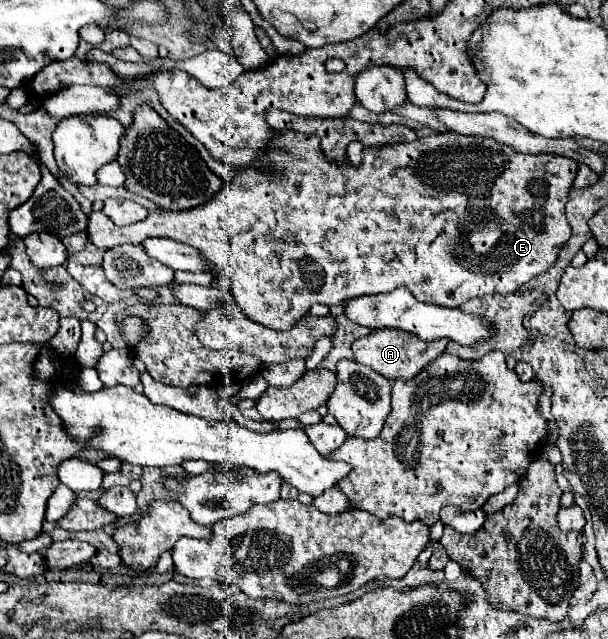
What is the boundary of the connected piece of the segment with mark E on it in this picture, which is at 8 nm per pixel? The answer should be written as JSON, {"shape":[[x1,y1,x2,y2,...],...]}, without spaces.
{"shape":[[273,131,271,143,261,151,257,157,257,165,235,169,235,179,225,185,215,197,211,197,205,205,197,205,197,209,185,209,185,211,153,211,145,221,135,223,131,227,117,227,113,221,101,211,91,213,87,237,95,245,109,249,121,243,133,243,139,245,145,237,167,237,181,241,185,245,193,245,201,257,205,257,205,263,221,275,221,281,229,281,229,287,235,295,237,305,243,309,243,313,269,329,285,331,295,325,299,317,303,317,313,303,323,305,341,305,343,301,351,297,361,295,377,295,377,293,391,293,397,287,409,287,411,293,423,301,443,307,461,307,461,303,485,295,509,295,517,291,523,283,537,277,545,269,549,269,565,241,571,237,571,227,567,227,565,217,565,205,569,199,569,191,573,187,577,175,577,161,561,157,561,155,525,155,513,151,513,147,497,143,495,139,481,139,477,135,459,135,459,133,435,133,429,137,421,137,413,143,397,143,397,145,383,145,377,149,363,149,363,161,359,167,355,167,349,159,345,159,345,165,333,165,333,161,325,161,321,157,321,147,317,137,305,137,305,133,293,133,293,131]]}

